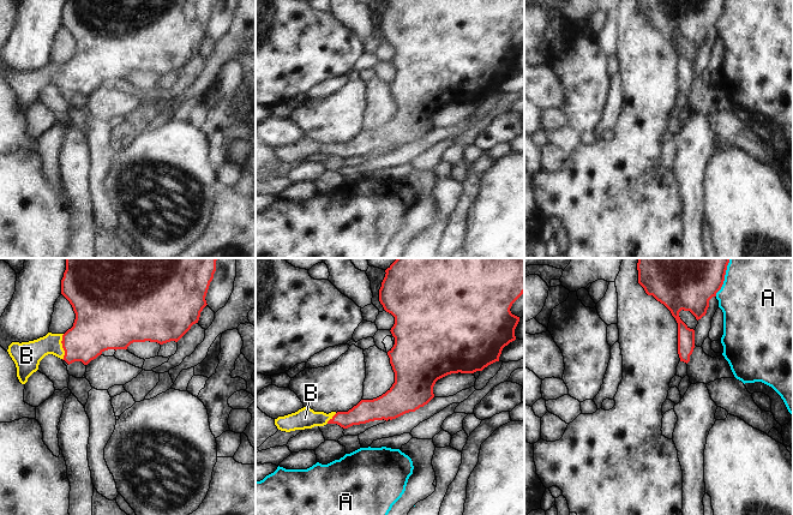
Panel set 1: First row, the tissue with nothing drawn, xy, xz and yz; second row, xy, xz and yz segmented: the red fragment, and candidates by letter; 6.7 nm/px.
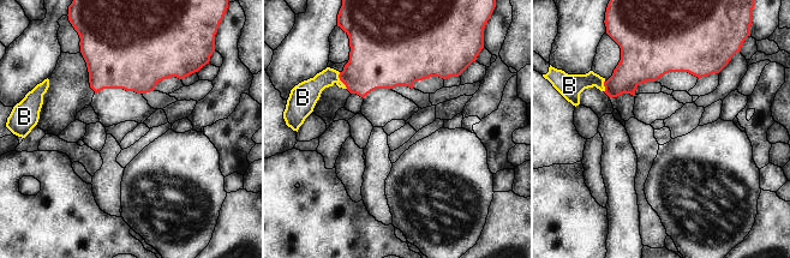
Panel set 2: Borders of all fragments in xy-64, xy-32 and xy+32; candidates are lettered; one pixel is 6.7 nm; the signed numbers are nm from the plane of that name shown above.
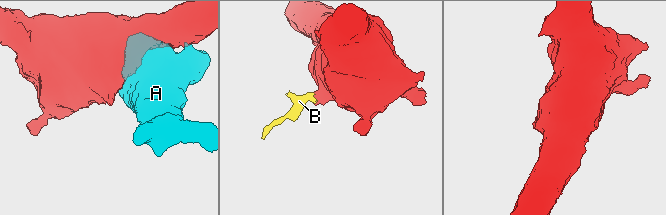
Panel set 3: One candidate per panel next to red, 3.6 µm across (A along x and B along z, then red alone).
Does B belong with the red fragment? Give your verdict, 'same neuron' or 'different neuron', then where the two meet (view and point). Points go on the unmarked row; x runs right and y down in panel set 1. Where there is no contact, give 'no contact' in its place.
same neuron; meets red in xy at (62, 78)

